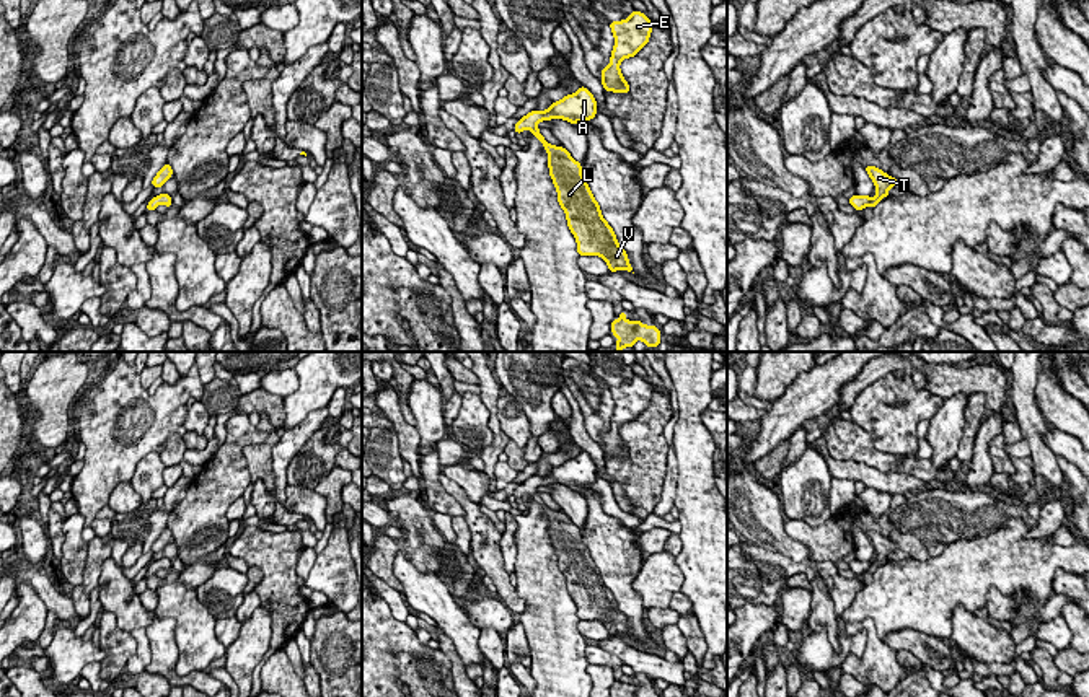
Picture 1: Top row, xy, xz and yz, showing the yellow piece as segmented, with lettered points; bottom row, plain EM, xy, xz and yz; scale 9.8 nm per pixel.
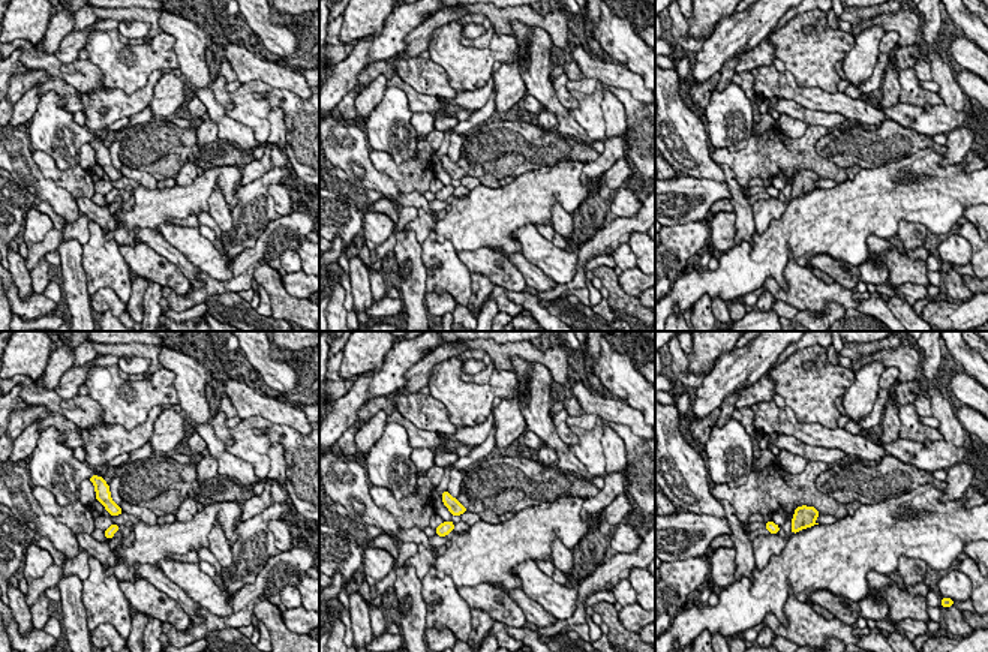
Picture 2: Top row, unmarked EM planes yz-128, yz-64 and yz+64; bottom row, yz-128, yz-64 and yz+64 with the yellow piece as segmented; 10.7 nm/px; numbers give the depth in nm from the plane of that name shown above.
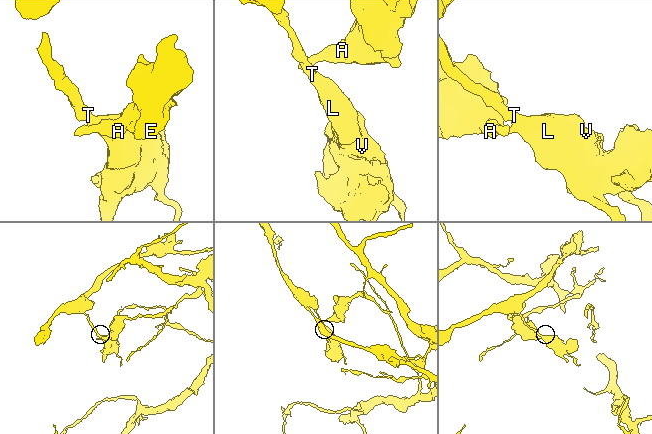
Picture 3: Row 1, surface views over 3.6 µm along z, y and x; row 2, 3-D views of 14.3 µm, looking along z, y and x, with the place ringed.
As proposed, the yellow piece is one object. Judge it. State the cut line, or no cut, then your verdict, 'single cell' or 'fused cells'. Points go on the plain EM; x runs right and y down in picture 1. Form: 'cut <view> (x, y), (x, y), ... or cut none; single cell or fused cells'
cut yz (872, 564), (868, 570); fused cells

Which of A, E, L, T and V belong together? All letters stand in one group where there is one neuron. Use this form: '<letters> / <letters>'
A E / L T V

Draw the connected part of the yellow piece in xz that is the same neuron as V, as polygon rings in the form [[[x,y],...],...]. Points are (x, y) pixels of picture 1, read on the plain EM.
[[[538,493],[531,498],[546,513],[549,541],[567,591],[577,606],[577,617],[603,622],[610,637],[633,637],[626,616],[618,609],[613,593],[603,583],[600,570],[584,544],[580,528],[566,513],[548,508]]]

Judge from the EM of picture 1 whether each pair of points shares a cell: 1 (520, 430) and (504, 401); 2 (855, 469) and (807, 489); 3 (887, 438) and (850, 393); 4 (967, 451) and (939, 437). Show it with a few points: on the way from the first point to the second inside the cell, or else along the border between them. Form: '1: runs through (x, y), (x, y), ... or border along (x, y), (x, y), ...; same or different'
1: runs through (515, 424), (507, 407); same
2: border along (822, 456), (832, 476); different
3: border along (886, 375), (869, 383), (848, 409); different
4: border along (965, 409), (965, 424), (954, 455); different

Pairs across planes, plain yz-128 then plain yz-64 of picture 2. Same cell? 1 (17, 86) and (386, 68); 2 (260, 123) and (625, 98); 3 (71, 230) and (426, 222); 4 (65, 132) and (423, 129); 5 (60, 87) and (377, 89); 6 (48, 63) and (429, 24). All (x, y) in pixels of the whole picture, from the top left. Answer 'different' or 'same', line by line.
1: same
2: same
3: same
4: different
5: different
6: different

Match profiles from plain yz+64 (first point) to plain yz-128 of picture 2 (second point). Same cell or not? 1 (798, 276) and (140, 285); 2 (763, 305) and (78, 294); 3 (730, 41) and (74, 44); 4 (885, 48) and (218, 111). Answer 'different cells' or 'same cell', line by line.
1: different cells
2: different cells
3: different cells
4: same cell

